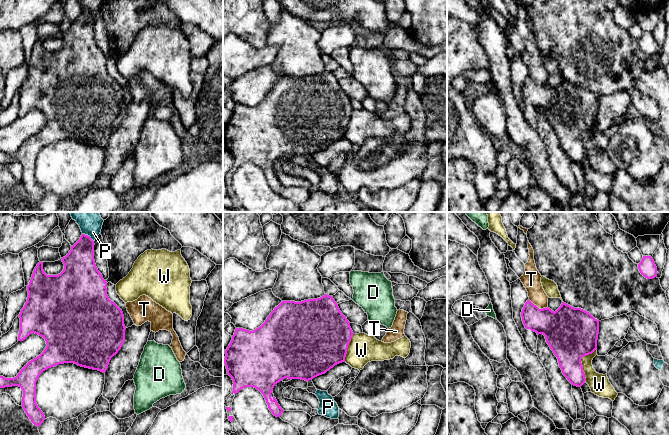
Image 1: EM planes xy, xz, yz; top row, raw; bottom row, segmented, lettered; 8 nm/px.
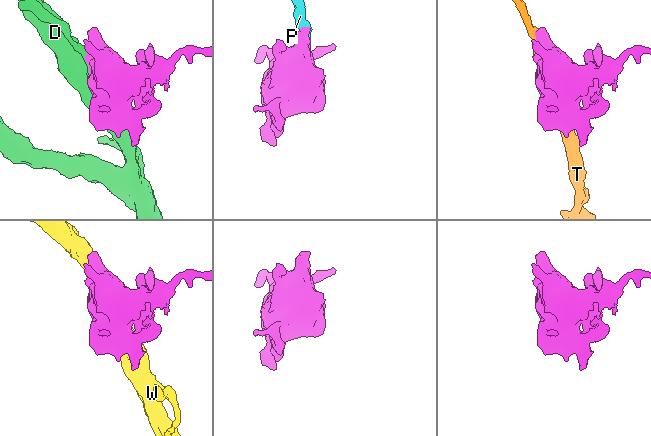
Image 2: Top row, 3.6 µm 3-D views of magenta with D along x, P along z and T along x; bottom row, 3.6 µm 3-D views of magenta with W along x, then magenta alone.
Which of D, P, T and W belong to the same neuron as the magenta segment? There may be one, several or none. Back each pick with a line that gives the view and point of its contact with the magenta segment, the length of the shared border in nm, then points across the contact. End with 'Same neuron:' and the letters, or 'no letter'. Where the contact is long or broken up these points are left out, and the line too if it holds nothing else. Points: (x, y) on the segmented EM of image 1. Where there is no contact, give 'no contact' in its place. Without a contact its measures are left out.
D: yz (529, 328) | 30 nm
Same neuron: D

